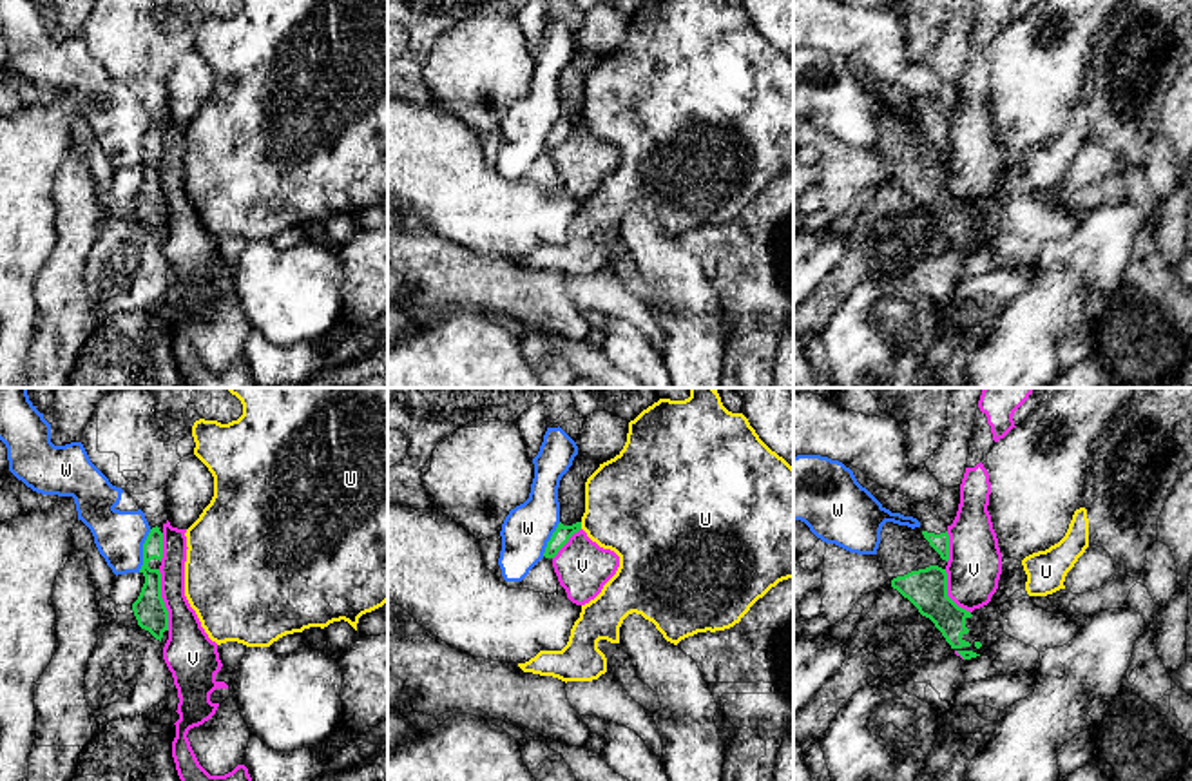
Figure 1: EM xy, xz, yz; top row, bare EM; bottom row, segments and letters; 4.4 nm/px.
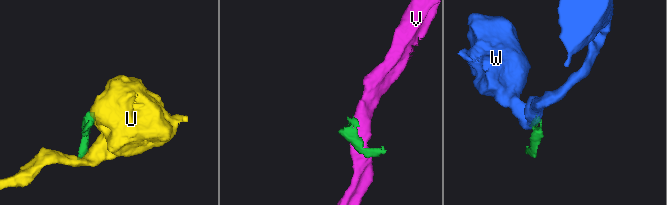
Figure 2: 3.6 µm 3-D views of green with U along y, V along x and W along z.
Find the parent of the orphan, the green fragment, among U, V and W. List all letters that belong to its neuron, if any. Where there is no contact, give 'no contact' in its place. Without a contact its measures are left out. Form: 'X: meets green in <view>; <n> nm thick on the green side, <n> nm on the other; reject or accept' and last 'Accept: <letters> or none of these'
U: meets green in xz; 80 nm thick on the green side, 440 nm on the other; reject
V: meets green in xy; 140 nm thick on the green side, 200 nm on the other; reject
W: meets green in xy; 140 nm thick on the green side, 220 nm on the other; reject
Accept: none of these

